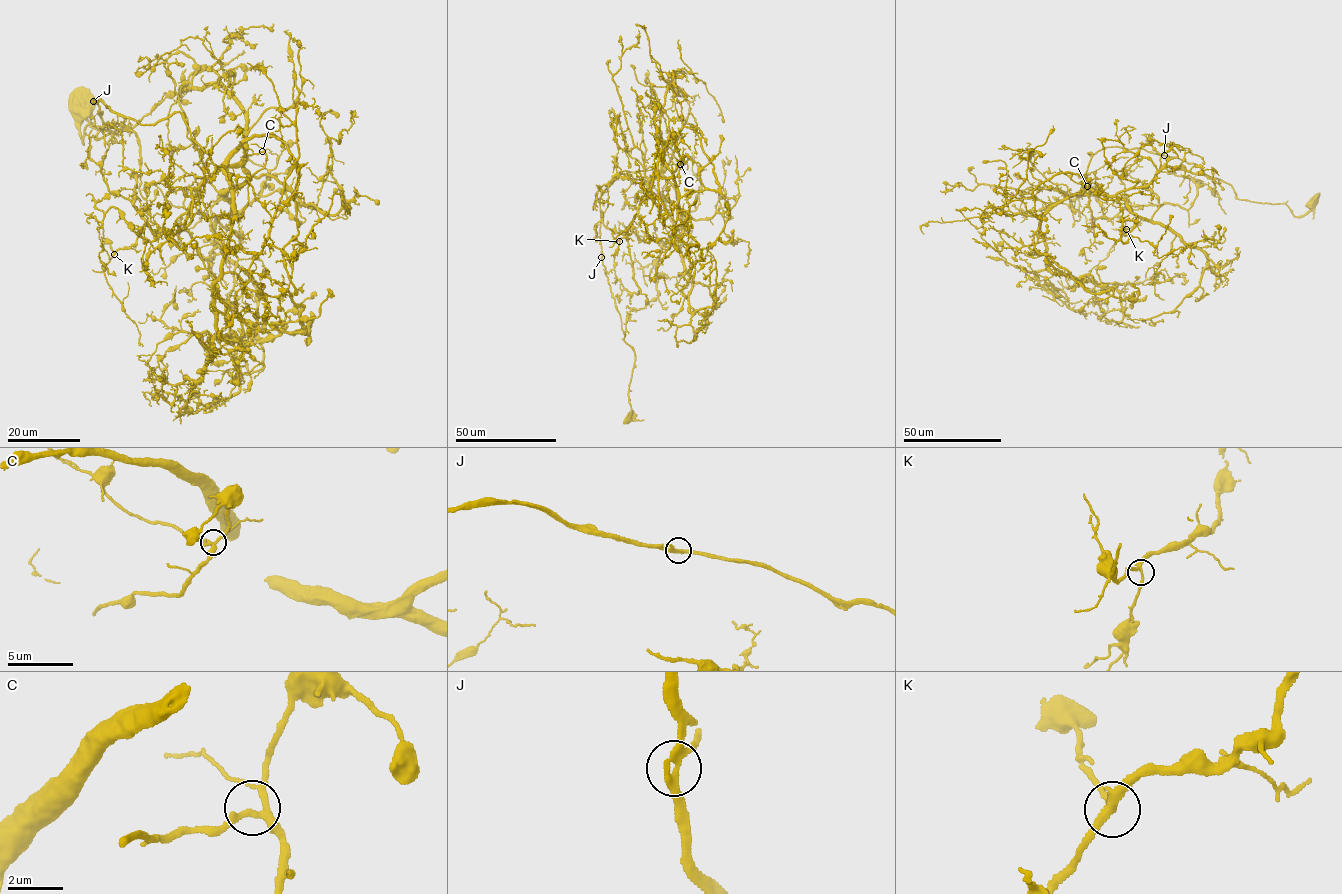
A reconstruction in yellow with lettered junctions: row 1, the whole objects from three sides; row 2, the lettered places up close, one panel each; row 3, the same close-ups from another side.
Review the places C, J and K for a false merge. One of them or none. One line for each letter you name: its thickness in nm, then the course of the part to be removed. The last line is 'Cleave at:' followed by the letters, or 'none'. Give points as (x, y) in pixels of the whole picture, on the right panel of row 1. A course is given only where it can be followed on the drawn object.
Cleave at: none

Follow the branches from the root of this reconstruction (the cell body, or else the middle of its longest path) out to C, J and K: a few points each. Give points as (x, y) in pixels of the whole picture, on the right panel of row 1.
C: (1311, 204), (1295, 216), (1238, 199), (1195, 164), (1139, 148), (1087, 153), (1085, 187), (1069, 197), (1087, 186)
J: (1311, 204), (1307, 213), (1295, 216), (1283, 203), (1238, 199), (1230, 185), (1207, 175), (1195, 164), (1164, 155)
K: (1311, 204), (1295, 216), (1238, 199), (1195, 164), (1141, 148), (1087, 153), (1091, 215), (1119, 216), (1126, 229)

